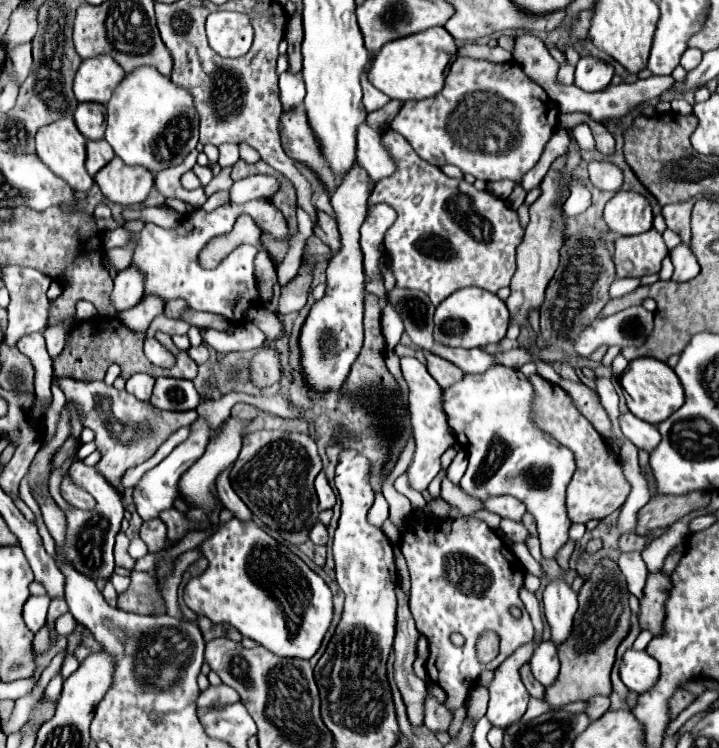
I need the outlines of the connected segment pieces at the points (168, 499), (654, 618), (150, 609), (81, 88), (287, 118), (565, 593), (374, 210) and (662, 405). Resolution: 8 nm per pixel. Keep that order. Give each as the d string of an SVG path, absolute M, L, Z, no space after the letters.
M196 420L192 424L192 434L186 442L182 442L180 446L176 446L168 458L164 458L156 468L148 470L144 474L144 478L140 478L140 482L136 484L134 488L134 502L136 502L136 508L138 508L138 514L144 522L148 520L154 520L160 516L160 512L172 508L174 500L176 500L176 492L178 492L178 480L180 476L204 454L204 448L208 444L208 438L210 438L210 430L208 430L208 424L204 424L202 420Z
M662 572L648 576L644 596L640 600L640 612L638 612L640 630L650 630L652 634L662 632L664 600L668 598L670 588L672 588L672 582Z
M132 572L132 582L126 592L118 596L118 608L136 614L164 614L164 600L158 594L156 582L148 572Z
M110 56L82 60L74 78L74 96L78 102L108 104L116 84L120 84L124 76L126 72Z
M302 108L282 114L280 134L282 134L282 144L286 146L288 156L296 162L304 162L310 168L314 168L316 174L320 176L320 180L326 184L326 188L332 190L336 186L336 182L332 178L332 172L328 172L326 162L320 156L316 138L312 134L312 130L308 128L308 118Z
M552 578L544 590L544 614L552 628L552 642L562 644L570 630L578 610L576 592L564 578Z
M374 204L368 210L368 216L360 228L360 246L364 252L364 274L370 280L372 276L380 276L378 258L384 252L384 234L394 224L396 212L388 204Z
M656 358L632 360L628 364L628 368L622 372L620 384L626 392L628 410L650 424L664 422L672 412L676 412L684 404L684 390L682 390L682 384L678 380L676 372L666 362L660 362Z

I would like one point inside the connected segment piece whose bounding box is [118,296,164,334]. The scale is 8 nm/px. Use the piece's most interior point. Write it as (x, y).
(138, 319)

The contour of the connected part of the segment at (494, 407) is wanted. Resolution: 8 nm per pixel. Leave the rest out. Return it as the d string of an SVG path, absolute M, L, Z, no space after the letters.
M492 366L484 374L466 374L460 382L454 386L442 390L442 408L448 416L448 424L456 434L458 444L468 454L468 470L464 478L460 480L460 488L476 496L480 500L486 500L490 496L504 496L510 494L518 498L530 514L534 514L538 524L538 538L542 542L542 556L544 560L556 560L558 550L568 542L568 528L572 526L568 514L566 514L566 486L574 474L574 454L562 446L560 442L552 440L552 436L546 436L536 422L532 414L532 402L534 402L534 388L520 370L506 368L506 366Z

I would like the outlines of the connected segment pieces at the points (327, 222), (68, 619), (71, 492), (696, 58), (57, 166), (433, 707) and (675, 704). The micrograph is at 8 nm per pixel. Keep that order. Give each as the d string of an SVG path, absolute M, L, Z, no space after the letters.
M318 210L318 214L316 214L314 234L316 234L322 242L326 242L334 252L340 250L340 232L338 232L336 220L334 220L330 214Z
M64 614L64 616L60 616L60 618L56 620L56 630L58 630L58 634L68 636L68 634L72 632L74 624L76 624L76 620L74 620L70 614Z
M68 472L65 473L60 484L60 492L62 492L62 498L66 502L70 502L72 506L76 506L80 510L93 510L95 508L94 498L88 492L84 492L84 488L74 484Z
M688 48L688 50L682 54L682 62L680 62L680 64L690 72L692 68L696 68L696 66L700 64L700 60L702 60L702 52Z
M64 116L44 128L40 128L40 132L36 134L36 154L38 158L62 180L66 180L66 184L76 190L76 192L88 192L94 186L94 178L88 176L86 168L84 168L84 160L86 160L86 138L80 134L80 130L76 128L76 122L72 116Z
M428 692L426 702L424 702L426 710L424 710L424 726L430 728L432 732L440 732L440 730L448 730L450 720L452 720L452 712L440 704L432 692Z
M678 688L676 690L676 694L674 694L674 698L670 700L670 718L674 720L686 706L690 706L692 704L692 700L694 700L694 696L688 692L688 690L684 690L684 688Z

